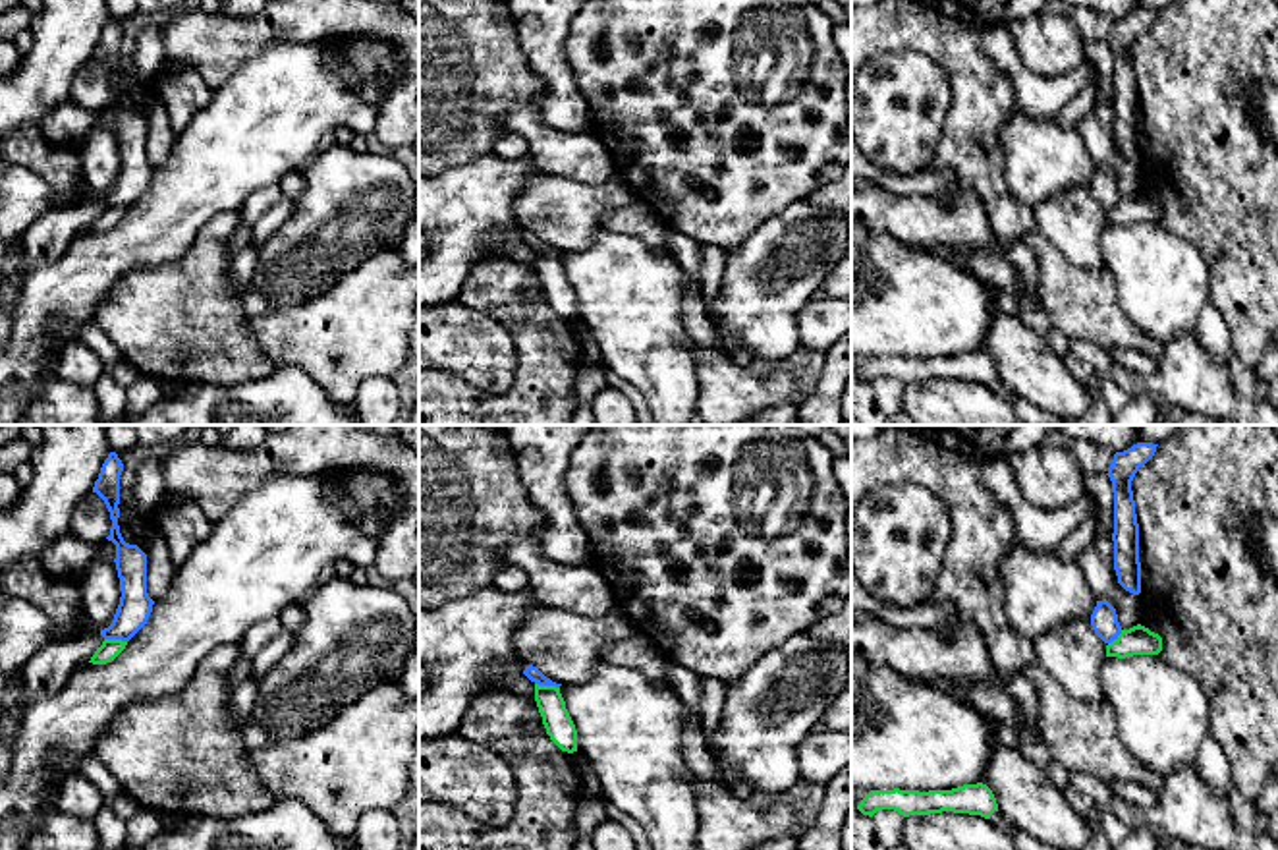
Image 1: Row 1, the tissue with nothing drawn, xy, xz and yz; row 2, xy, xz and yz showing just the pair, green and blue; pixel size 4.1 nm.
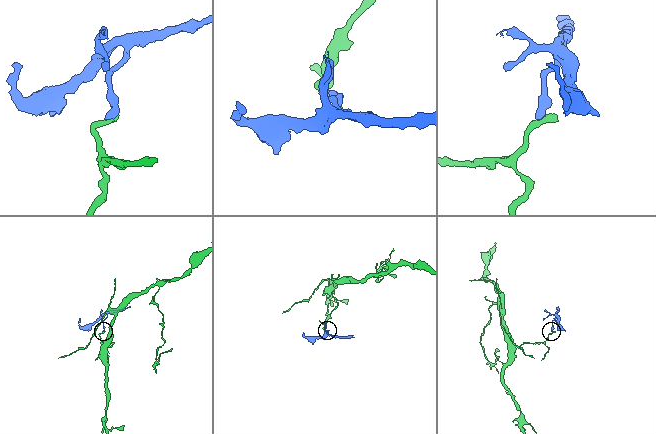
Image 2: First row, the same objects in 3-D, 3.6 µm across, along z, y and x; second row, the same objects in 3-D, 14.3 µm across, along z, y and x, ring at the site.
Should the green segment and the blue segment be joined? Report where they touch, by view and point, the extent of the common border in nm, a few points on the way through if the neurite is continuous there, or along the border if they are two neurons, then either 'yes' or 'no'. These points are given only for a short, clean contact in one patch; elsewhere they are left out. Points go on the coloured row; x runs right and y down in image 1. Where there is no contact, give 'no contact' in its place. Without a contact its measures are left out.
meets green in xz at (547, 686); contact 110 nm long; border along xz (535, 682), (558, 688); no

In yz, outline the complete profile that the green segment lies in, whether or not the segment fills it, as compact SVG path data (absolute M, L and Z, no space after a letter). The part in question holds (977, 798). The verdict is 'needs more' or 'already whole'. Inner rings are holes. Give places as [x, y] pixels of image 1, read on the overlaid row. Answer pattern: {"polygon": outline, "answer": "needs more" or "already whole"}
{"polygon": "M963 784L952 790L871 790L857 809L863 815L873 817L876 811L894 809L903 817L909 815L929 815L929 813L969 813L990 819L998 811L996 798L992 790L983 784Z", "answer": "already whole"}

